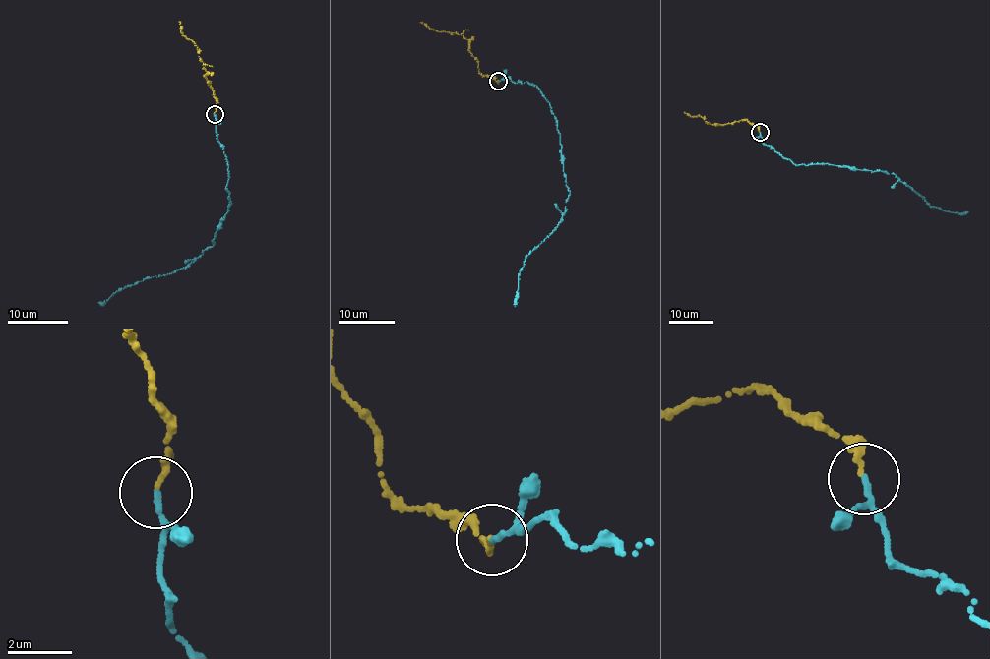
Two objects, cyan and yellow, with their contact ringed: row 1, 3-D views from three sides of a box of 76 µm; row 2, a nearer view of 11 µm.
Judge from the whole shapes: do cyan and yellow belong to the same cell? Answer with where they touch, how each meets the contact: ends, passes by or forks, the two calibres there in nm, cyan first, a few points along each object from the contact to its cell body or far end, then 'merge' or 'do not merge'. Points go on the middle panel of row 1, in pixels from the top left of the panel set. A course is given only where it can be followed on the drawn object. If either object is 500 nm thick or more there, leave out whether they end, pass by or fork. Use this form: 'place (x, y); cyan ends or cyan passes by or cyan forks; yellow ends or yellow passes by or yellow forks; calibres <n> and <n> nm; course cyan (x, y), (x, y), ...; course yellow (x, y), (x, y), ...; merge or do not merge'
place (498, 81); cyan ends; yellow ends; calibres 200 and 200 nm; course cyan (498, 81), (526, 81), (549, 103), (570, 191), (561, 222), (526, 256), (515, 306); course yellow (498, 81), (480, 72), (478, 63), (468, 48), (468, 41), (463, 35), (440, 31), (420, 22); merge

